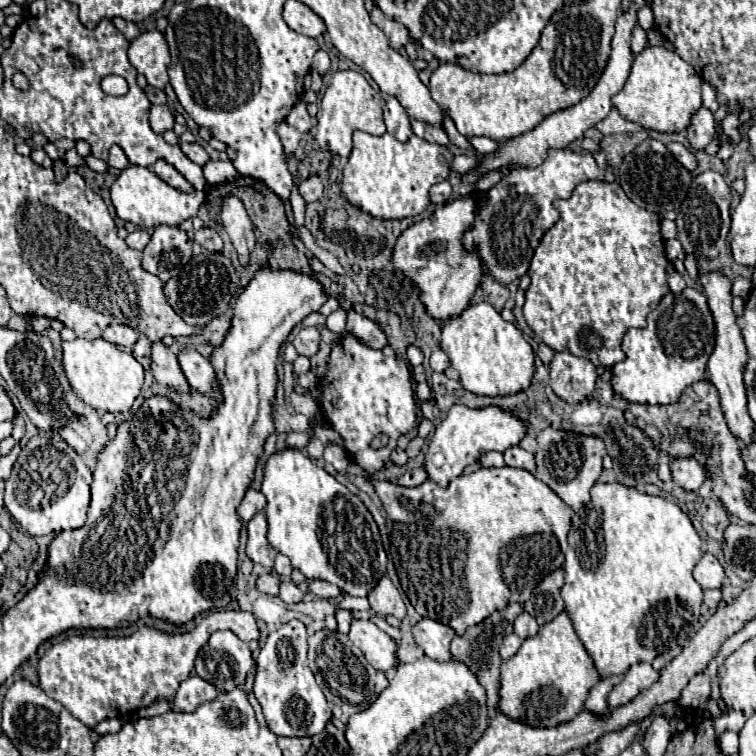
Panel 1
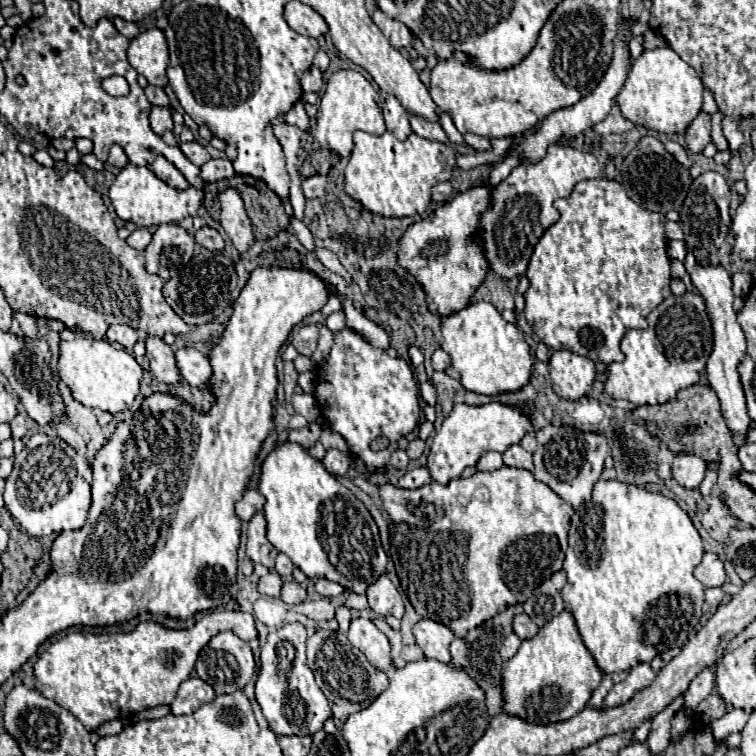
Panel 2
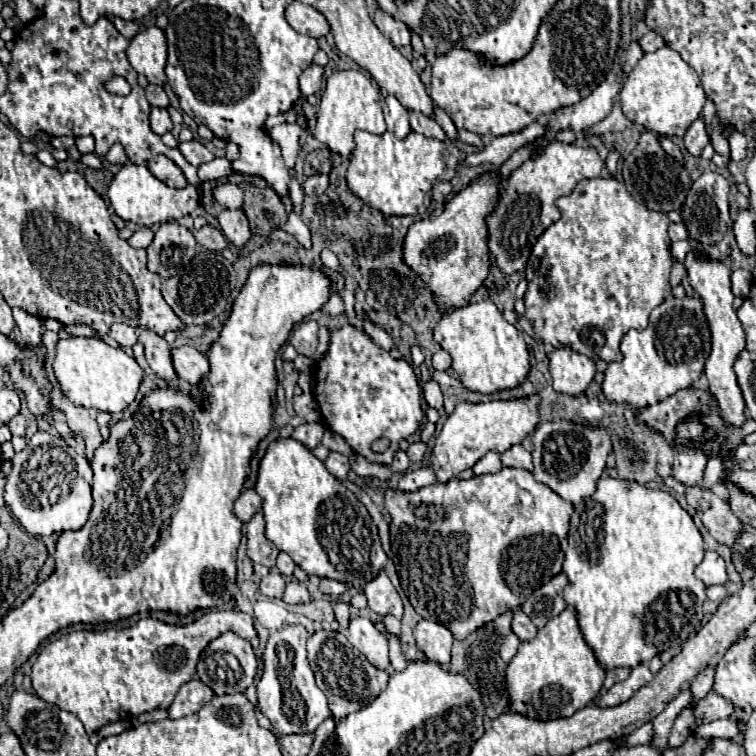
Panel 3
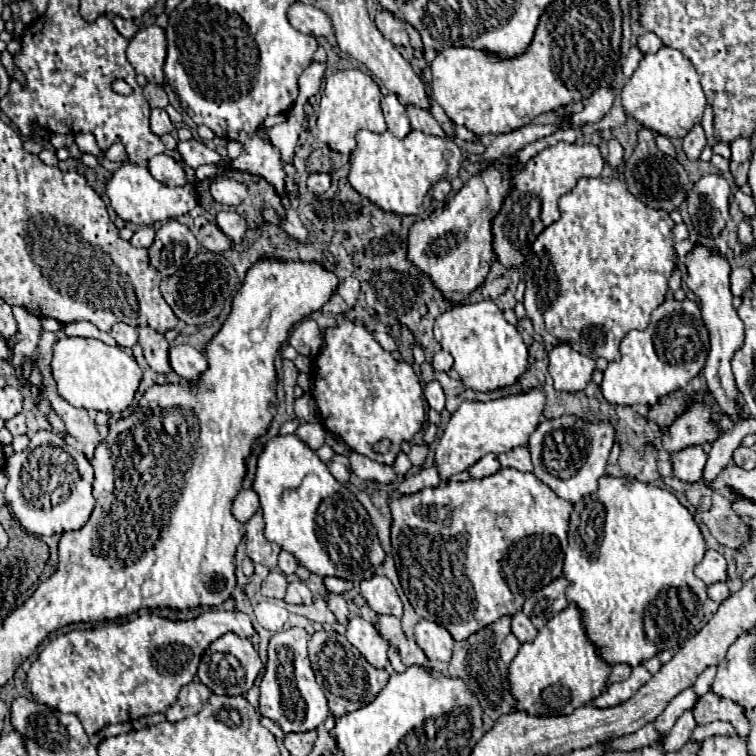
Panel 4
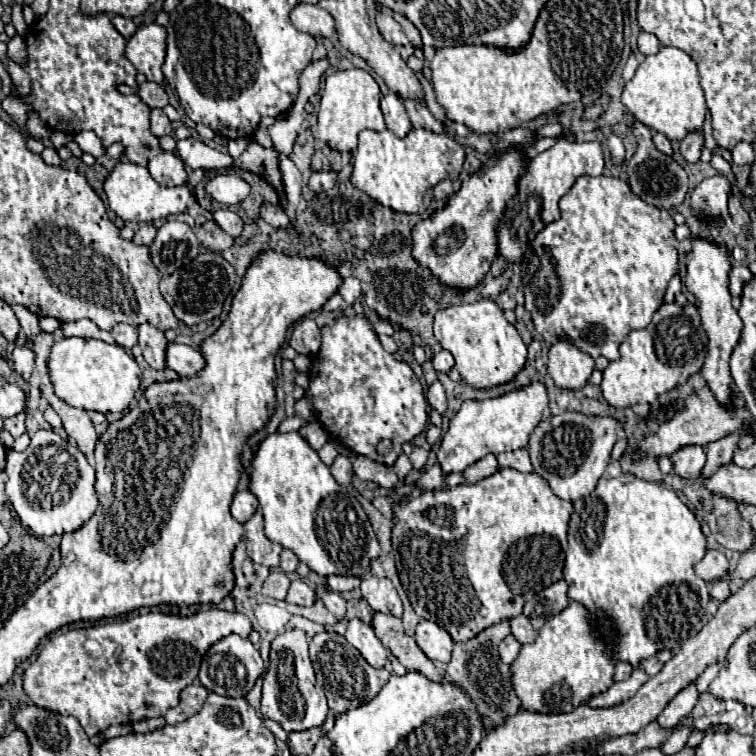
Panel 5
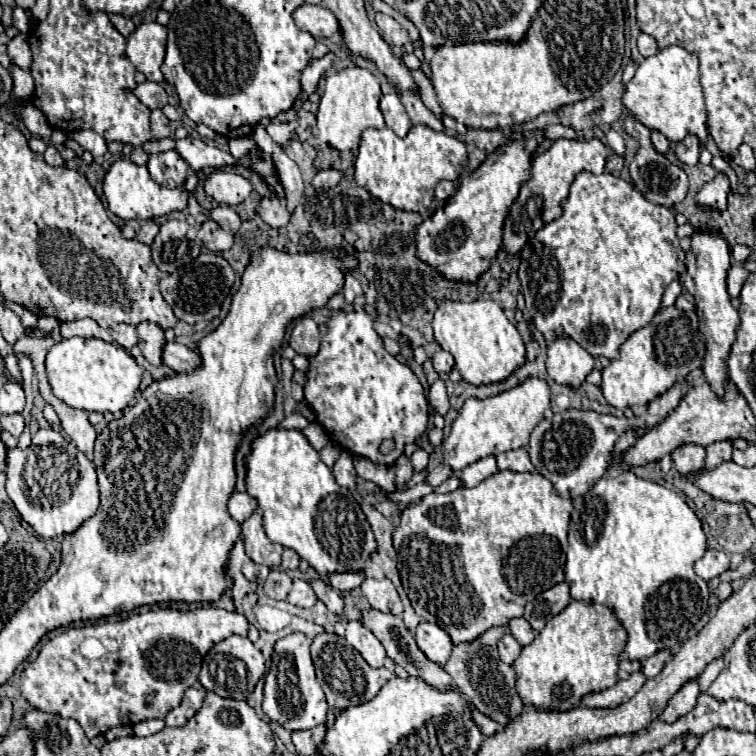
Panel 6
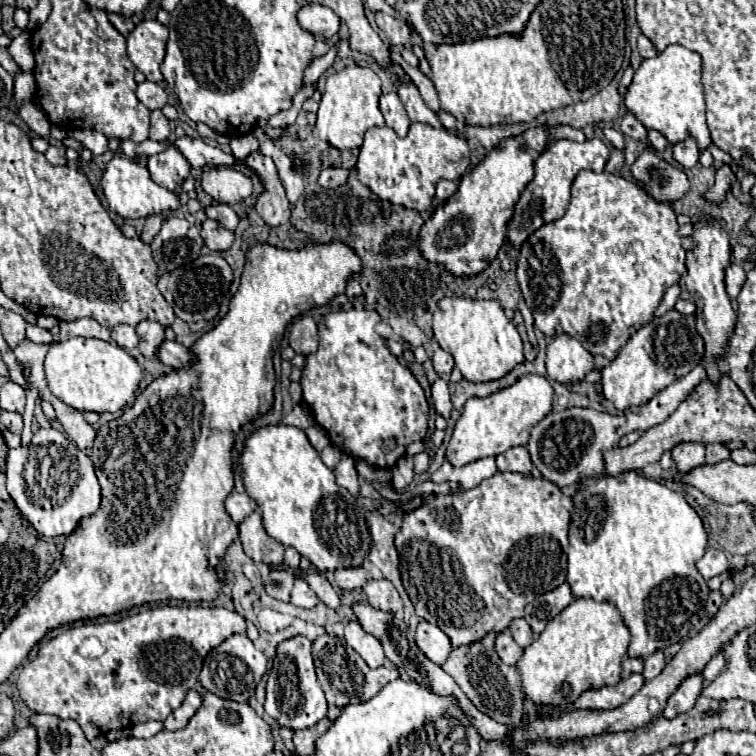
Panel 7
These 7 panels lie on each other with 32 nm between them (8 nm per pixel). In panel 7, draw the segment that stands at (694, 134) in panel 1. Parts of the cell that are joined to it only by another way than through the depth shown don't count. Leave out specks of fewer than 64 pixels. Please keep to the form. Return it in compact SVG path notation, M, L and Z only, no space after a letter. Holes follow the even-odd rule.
M686 138L684 142L678 142L674 144L672 148L672 156L676 162L680 162L684 168L692 168L696 162L698 162L698 148L696 148L696 142L692 138Z

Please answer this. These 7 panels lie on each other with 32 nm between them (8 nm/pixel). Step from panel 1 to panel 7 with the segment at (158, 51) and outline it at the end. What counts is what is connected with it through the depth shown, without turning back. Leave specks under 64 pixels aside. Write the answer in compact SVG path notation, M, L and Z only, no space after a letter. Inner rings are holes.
M142 20L128 36L128 56L132 64L146 76L146 80L160 82L160 64L164 60L168 28L158 20Z

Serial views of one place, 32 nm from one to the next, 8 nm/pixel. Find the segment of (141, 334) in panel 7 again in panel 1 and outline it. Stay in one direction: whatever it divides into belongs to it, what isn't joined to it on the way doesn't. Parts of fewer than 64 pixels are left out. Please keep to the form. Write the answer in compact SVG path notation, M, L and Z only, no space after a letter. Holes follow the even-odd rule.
M160 340L150 342L150 358L152 358L152 374L160 384L170 386L178 392L188 392L188 382L178 366L176 354L168 346L164 346Z

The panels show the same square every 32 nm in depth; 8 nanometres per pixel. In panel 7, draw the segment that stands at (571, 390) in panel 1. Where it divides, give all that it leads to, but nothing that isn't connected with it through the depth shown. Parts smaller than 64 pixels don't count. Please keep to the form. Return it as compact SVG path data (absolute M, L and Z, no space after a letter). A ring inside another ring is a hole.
M558 334L546 348L548 376L556 382L578 382L590 370L594 370L592 354L572 336Z

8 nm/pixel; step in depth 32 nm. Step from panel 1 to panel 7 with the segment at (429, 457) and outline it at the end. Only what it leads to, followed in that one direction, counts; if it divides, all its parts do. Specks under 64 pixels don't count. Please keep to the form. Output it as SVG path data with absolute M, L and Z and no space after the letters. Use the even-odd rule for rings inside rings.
M538 374L520 376L516 384L502 388L486 398L470 398L464 404L462 416L448 442L446 460L452 466L464 466L486 456L498 456L512 446L526 446L530 430L552 410L552 398L554 388L546 380L546 376Z

